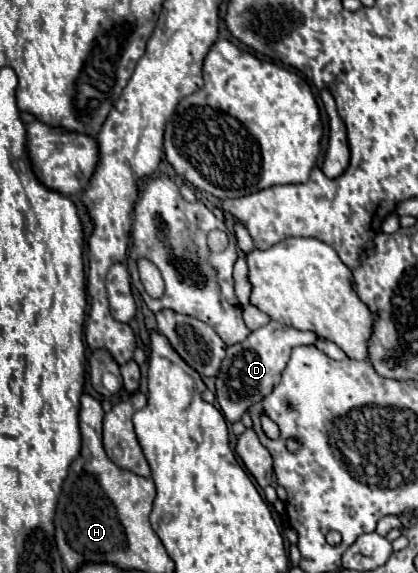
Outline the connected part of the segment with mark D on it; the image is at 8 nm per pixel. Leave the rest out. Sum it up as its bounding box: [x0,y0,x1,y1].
[216,321,316,423]

